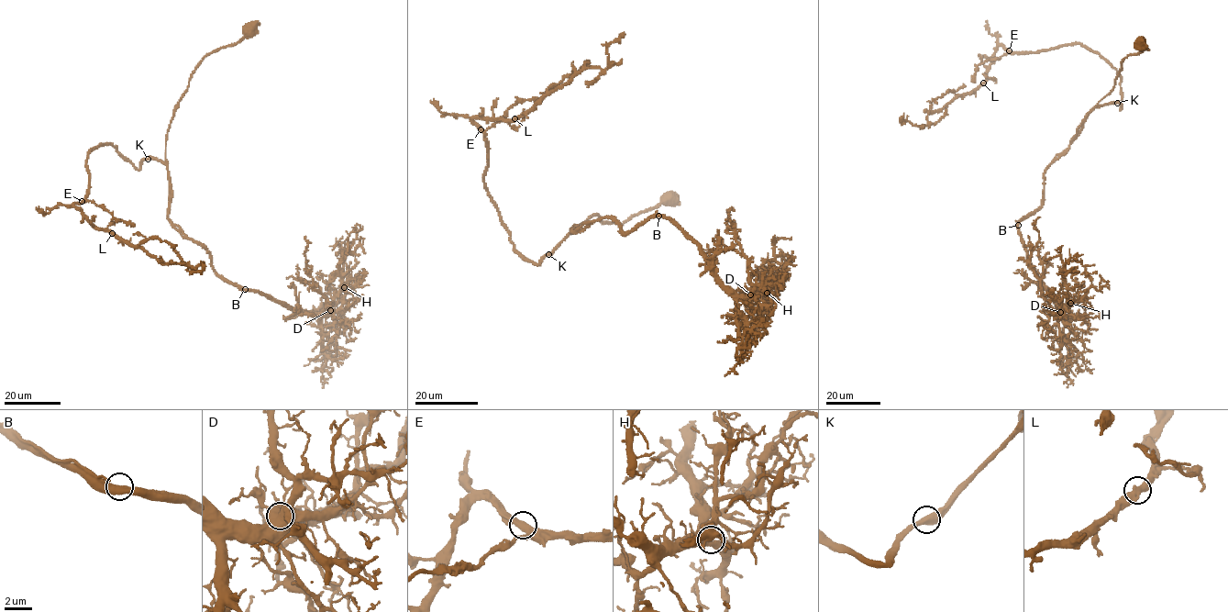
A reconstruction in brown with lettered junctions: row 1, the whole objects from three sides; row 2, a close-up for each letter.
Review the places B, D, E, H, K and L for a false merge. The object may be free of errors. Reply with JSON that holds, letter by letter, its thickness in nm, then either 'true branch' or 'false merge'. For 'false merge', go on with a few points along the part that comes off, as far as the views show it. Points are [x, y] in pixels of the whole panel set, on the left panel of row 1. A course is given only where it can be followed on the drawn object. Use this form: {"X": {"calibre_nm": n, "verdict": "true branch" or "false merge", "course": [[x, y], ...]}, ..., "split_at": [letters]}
{"B": {"calibre_nm": 500, "verdict": "true branch"}, "D": {"calibre_nm": 650, "verdict": "true branch"}, "E": {"calibre_nm": 500, "verdict": "true branch"}, "H": {"calibre_nm": 500, "verdict": "true branch"}, "K": {"calibre_nm": 500, "verdict": "true branch"}, "L": {"calibre_nm": 500, "verdict": "true branch"}, "split_at": []}

